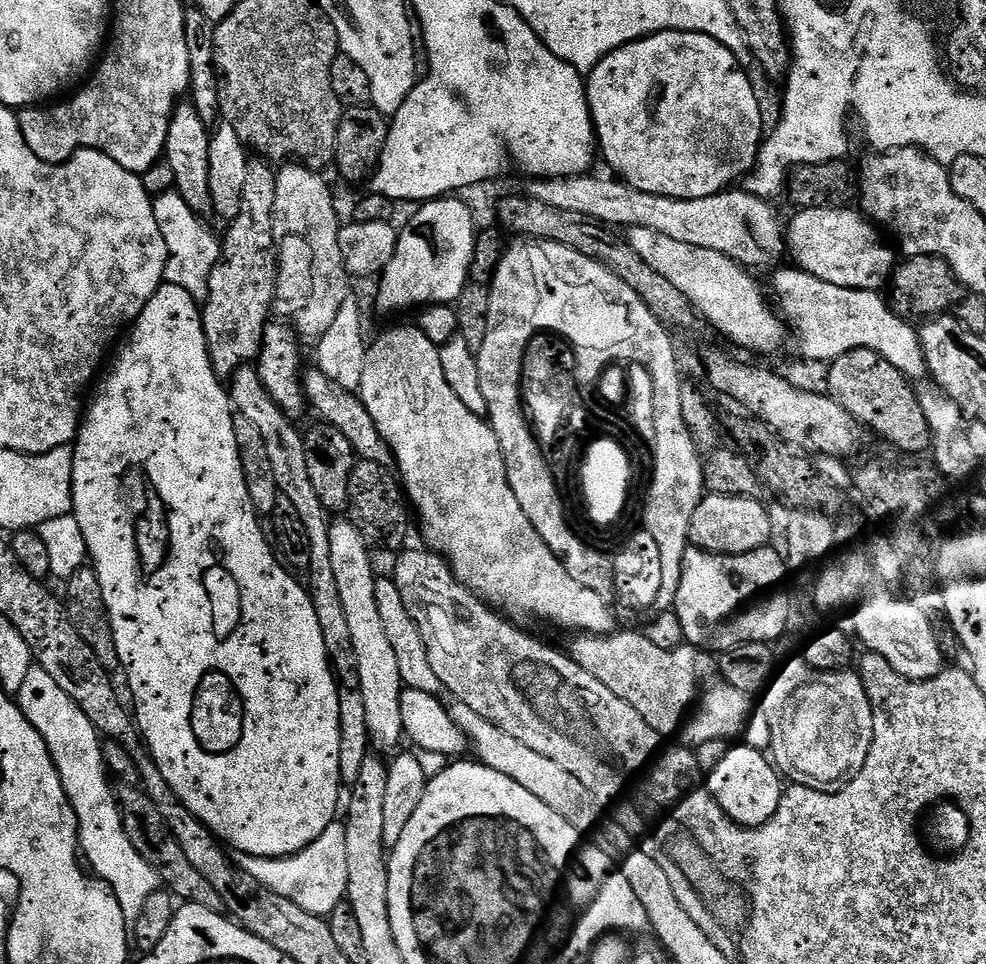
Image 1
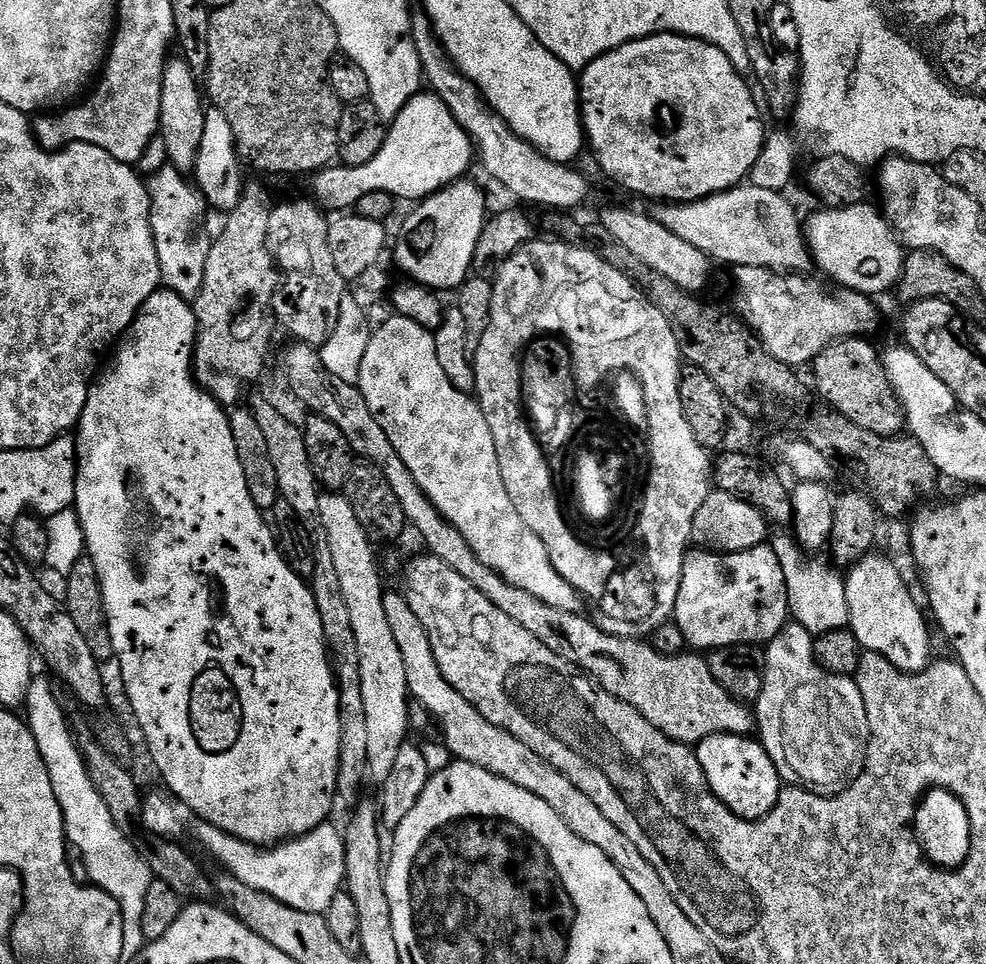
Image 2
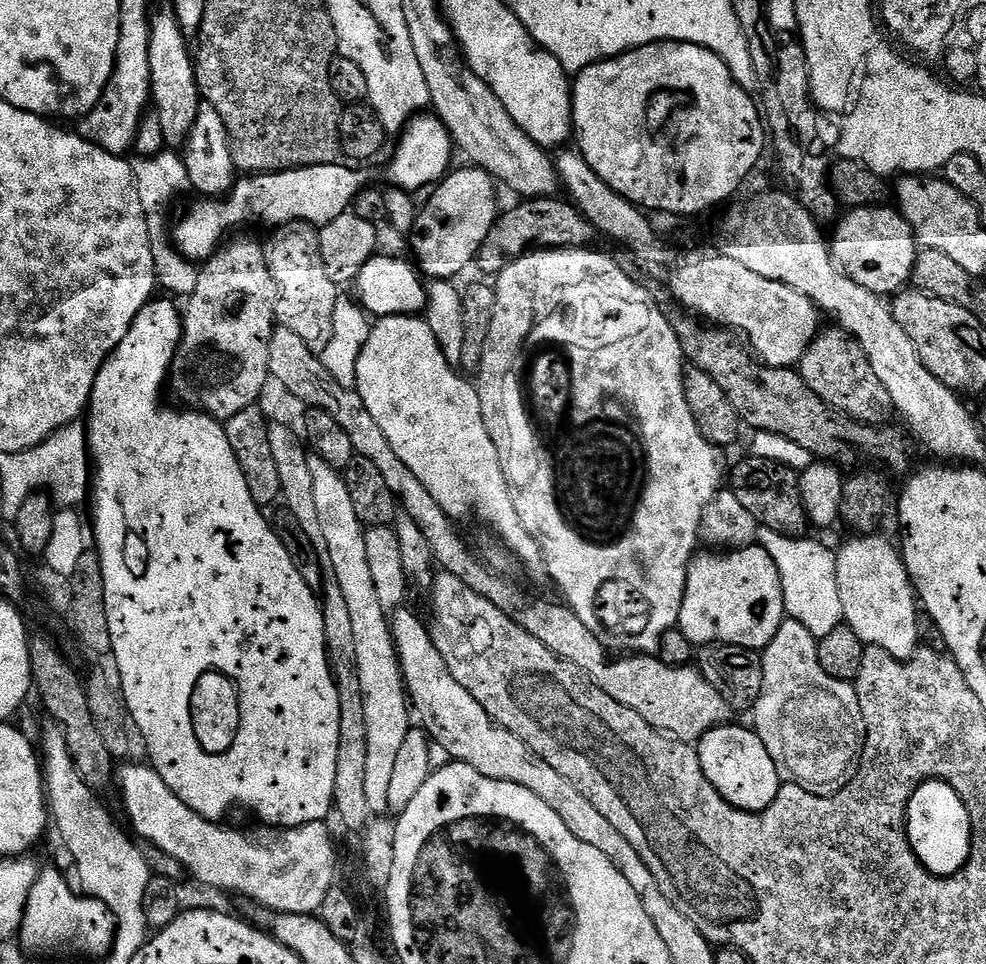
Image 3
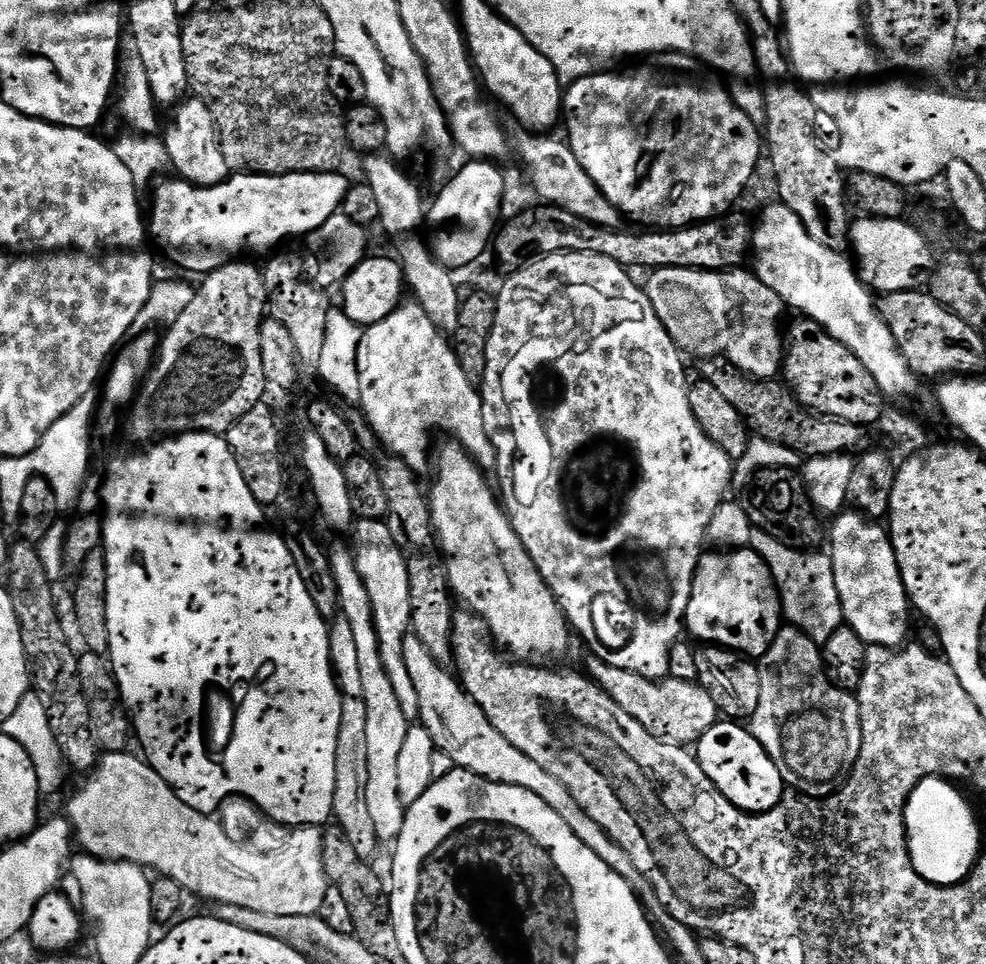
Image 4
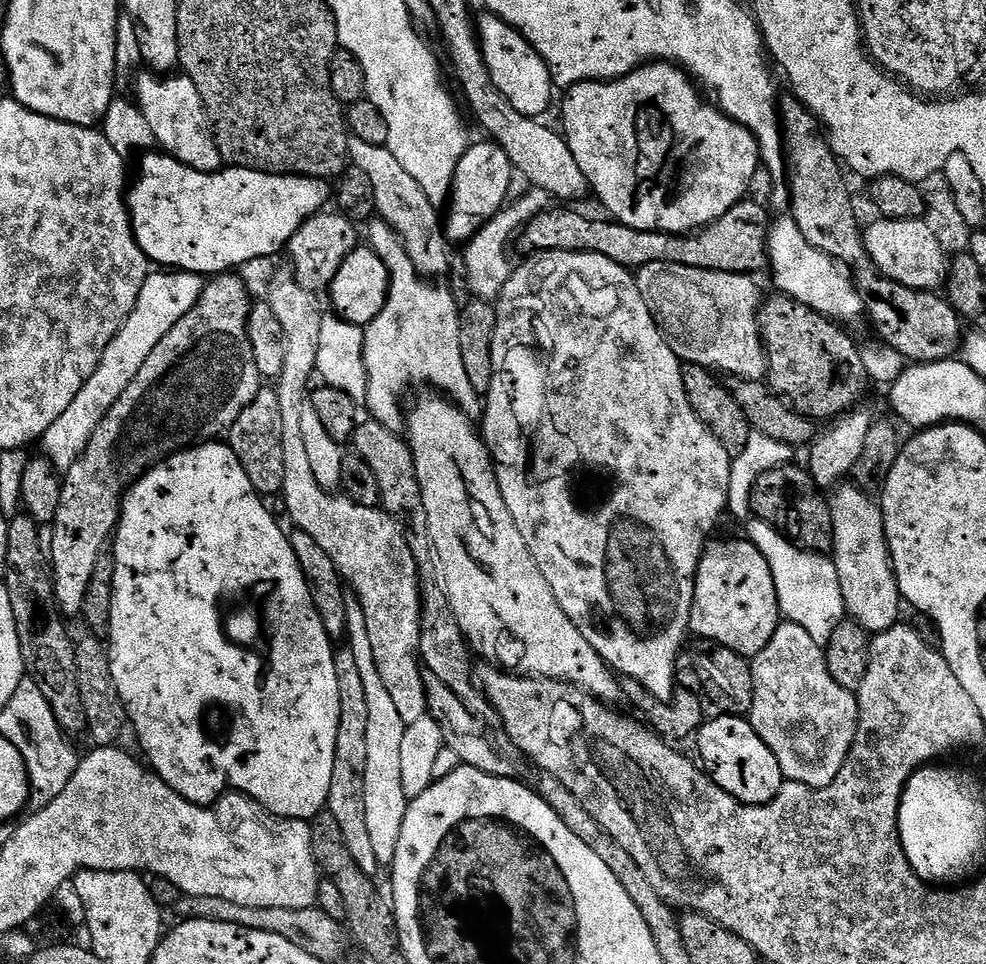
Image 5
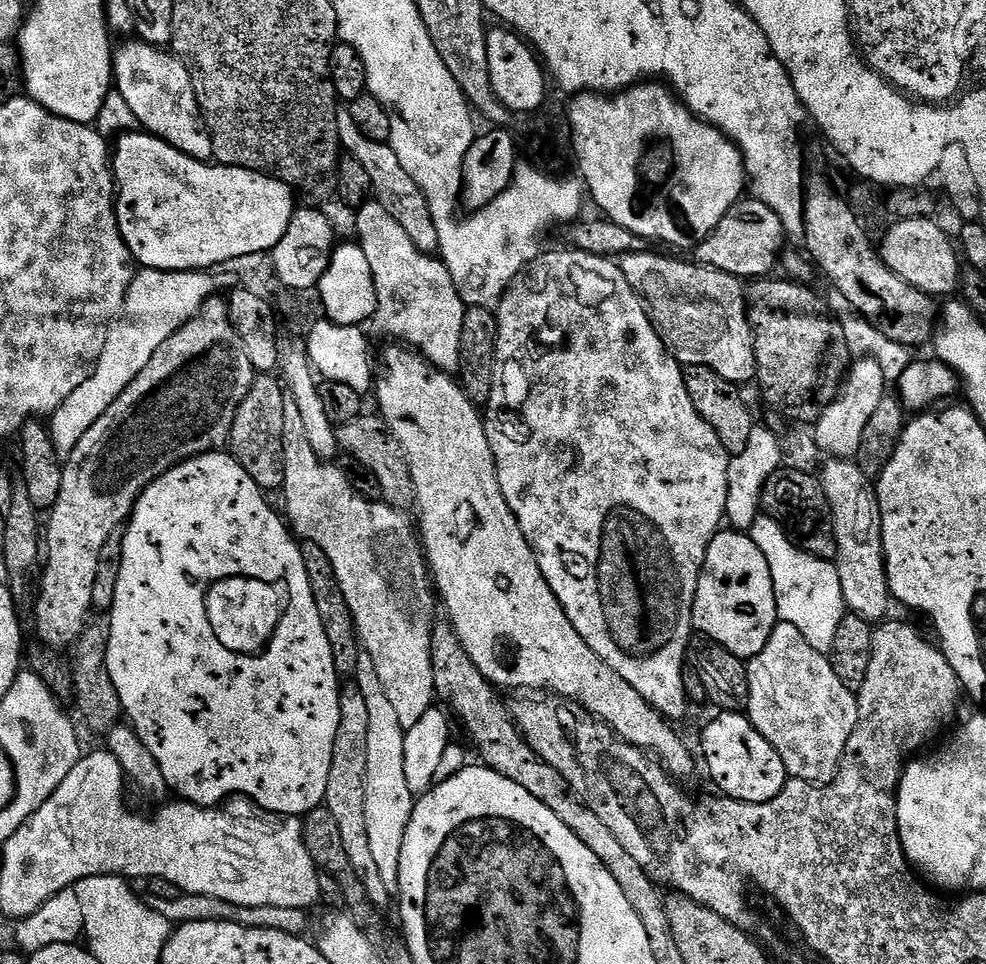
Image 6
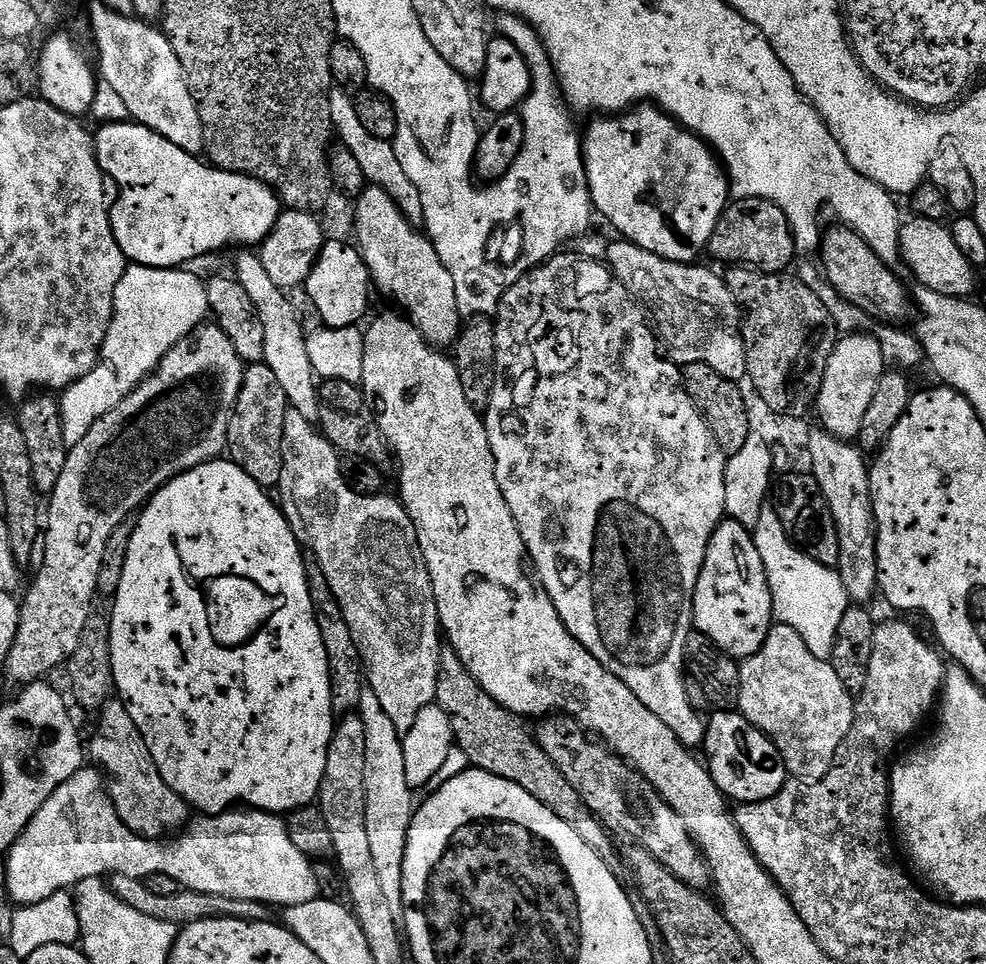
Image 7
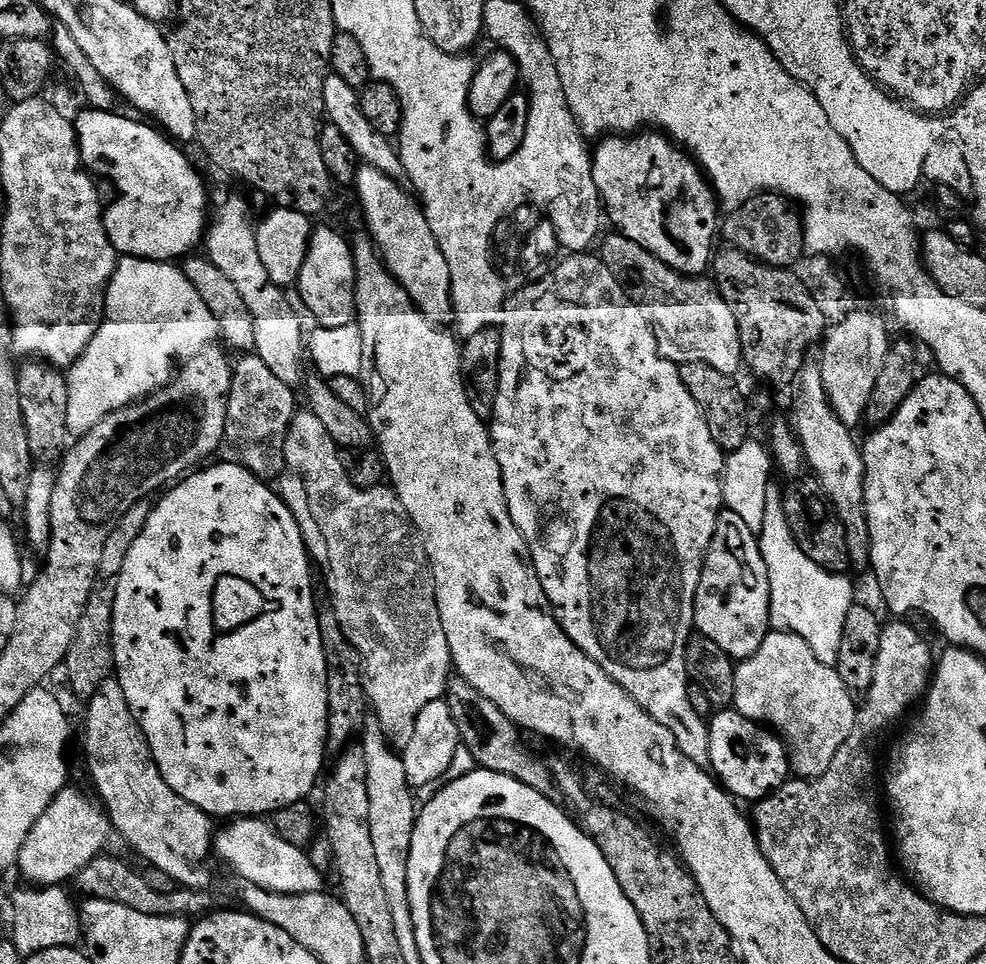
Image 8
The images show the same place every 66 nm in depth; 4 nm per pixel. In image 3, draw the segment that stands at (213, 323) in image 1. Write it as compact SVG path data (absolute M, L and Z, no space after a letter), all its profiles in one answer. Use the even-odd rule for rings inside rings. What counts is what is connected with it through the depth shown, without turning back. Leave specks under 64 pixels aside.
M230 240L217 248L210 259L203 261L202 267L199 269L198 286L195 287L192 296L187 297L186 304L188 304L188 309L185 307L182 312L184 332L180 336L180 344L176 348L170 369L170 392L172 388L173 394L184 403L181 405L197 412L204 412L221 422L234 418L234 414L239 414L240 411L246 410L246 406L257 403L261 399L259 396L263 394L264 387L270 384L272 374L270 370L270 342L272 341L273 331L278 324L276 319L276 298L278 293L274 282L274 274L270 274L270 266L266 262L264 244L256 240Z

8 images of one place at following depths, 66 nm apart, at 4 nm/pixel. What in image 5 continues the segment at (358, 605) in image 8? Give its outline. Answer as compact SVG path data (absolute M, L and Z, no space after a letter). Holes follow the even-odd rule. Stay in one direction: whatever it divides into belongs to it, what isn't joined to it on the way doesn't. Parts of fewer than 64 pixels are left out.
M272 280L268 284L266 303L270 306L270 310L274 310L274 315L278 318L278 322L282 322L282 330L284 331L284 369L278 378L278 383L275 385L276 393L280 395L278 398L278 407L282 409L282 463L286 465L286 482L284 483L282 501L284 500L284 508L288 511L289 518L296 523L295 527L301 532L310 534L310 538L314 538L314 542L318 542L318 546L322 546L322 550L326 550L326 554L330 554L330 558L334 558L334 566L338 566L338 570L341 576L344 577L347 587L351 591L352 588L356 591L353 592L354 599L362 606L362 614L366 614L366 634L370 634L370 650L374 650L374 662L378 666L378 674L382 678L386 690L392 695L402 722L404 725L408 725L410 722L418 722L418 718L428 715L428 699L426 698L426 690L424 689L425 673L422 671L422 661L418 655L420 651L420 579L418 578L418 566L414 562L414 554L410 554L410 546L406 546L406 538L402 534L398 522L394 522L394 518L390 518L388 513L381 507L358 506L346 495L330 494L329 489L323 488L320 485L318 478L314 476L313 467L310 466L310 457L306 454L306 445L302 439L302 410L310 400L310 385L313 383L313 381L311 382L312 376L315 377L317 375L318 338L324 336L322 322L324 321L325 313L323 311L320 312L320 304L316 300L319 300L317 293L306 290L302 286L295 284L295 282L288 281L287 284L284 280Z

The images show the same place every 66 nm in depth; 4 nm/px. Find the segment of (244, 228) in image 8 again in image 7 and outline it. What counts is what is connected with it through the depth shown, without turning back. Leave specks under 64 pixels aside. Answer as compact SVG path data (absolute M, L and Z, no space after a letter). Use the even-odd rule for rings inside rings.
M244 250L236 260L236 272L234 278L250 294L250 302L254 302L257 312L260 313L260 321L266 334L266 346L264 347L263 363L274 370L274 375L278 377L278 383L282 390L286 390L286 398L289 405L302 418L313 422L319 421L322 411L322 401L318 387L318 377L312 371L310 354L308 353L308 336L304 328L300 325L300 316L296 313L296 308L287 300L285 289L279 288L271 280L270 274L266 274L266 266L262 266L259 255L252 250Z

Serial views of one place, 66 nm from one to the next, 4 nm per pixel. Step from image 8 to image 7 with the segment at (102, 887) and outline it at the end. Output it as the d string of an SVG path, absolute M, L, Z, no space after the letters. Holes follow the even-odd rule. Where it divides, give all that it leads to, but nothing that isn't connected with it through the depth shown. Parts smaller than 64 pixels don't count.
M113 875L110 880L112 893L126 906L134 906L138 914L146 914L146 918L158 918L158 922L183 926L202 922L210 918L234 918L235 920L268 920L270 908L267 904L259 904L253 900L239 900L238 898L226 898L222 894L202 894L182 890L178 894L154 894L145 881L138 878L126 878Z

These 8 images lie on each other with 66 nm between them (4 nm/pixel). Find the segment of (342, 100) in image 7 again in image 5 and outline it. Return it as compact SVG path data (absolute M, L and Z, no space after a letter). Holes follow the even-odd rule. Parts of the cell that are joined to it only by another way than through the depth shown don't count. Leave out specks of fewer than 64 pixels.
M355 138L349 139L348 158L355 167L363 170L374 186L374 202L379 219L384 220L400 235L402 246L406 246L406 254L410 254L410 262L425 278L440 278L448 272L448 248L450 241L444 235L442 216L438 213L437 205L426 198L426 190L410 178L405 170L390 154L387 146L370 146L370 142L362 142Z

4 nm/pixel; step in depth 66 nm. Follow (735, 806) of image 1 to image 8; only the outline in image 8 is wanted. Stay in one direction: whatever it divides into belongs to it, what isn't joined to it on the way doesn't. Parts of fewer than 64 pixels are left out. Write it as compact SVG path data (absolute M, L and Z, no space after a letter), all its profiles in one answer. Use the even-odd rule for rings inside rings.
M720 710L711 717L708 725L710 750L708 762L715 779L737 801L759 802L783 786L790 776L788 749L783 740L767 727L746 718L735 710Z

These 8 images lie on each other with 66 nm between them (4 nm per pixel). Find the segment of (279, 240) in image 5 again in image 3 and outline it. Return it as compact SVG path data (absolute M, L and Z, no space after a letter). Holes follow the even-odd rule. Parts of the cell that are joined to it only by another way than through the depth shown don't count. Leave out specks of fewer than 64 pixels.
M337 162L296 168L292 172L245 175L237 179L227 196L197 199L197 204L177 224L175 221L170 232L171 241L186 259L203 262L210 259L216 249L221 247L225 239L224 232L238 227L239 224L279 226L303 222L323 226L334 222L334 218L338 218L341 212L351 209L356 195L366 186L363 174L347 166L352 167L347 163Z

